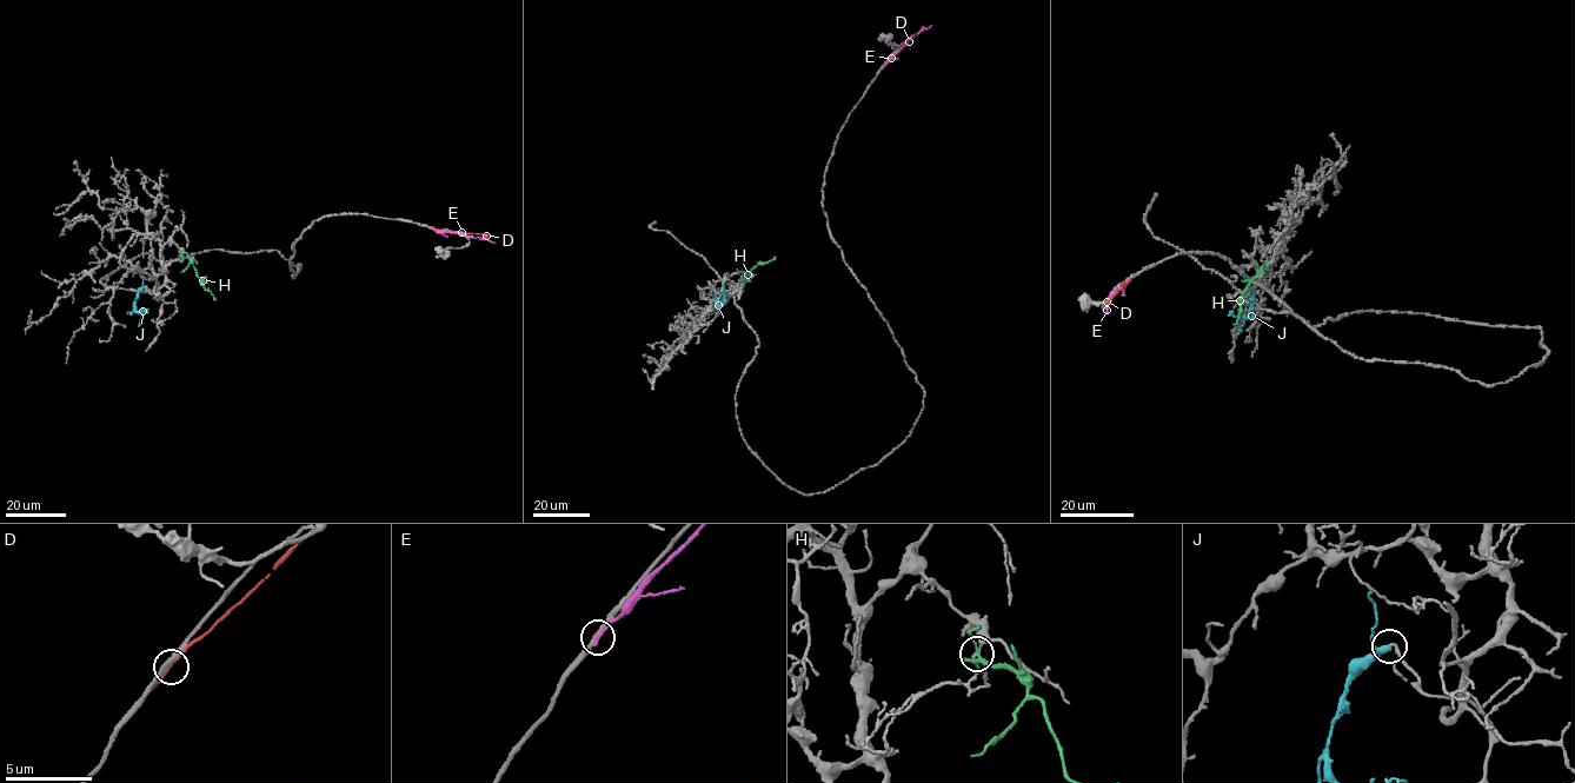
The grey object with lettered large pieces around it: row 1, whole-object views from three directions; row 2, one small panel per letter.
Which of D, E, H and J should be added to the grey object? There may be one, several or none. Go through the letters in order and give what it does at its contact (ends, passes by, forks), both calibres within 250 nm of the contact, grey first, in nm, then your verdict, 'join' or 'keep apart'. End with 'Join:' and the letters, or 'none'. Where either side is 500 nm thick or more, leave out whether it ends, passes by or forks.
D: it passes by; calibres 280 and 110 nm; keep apart
E: it ends; calibres 280 and 220 nm; keep apart
H: it forks; calibres 190 and 170 nm; keep apart
J: it passes by; calibres 180 and 240 nm; join
Join: J

